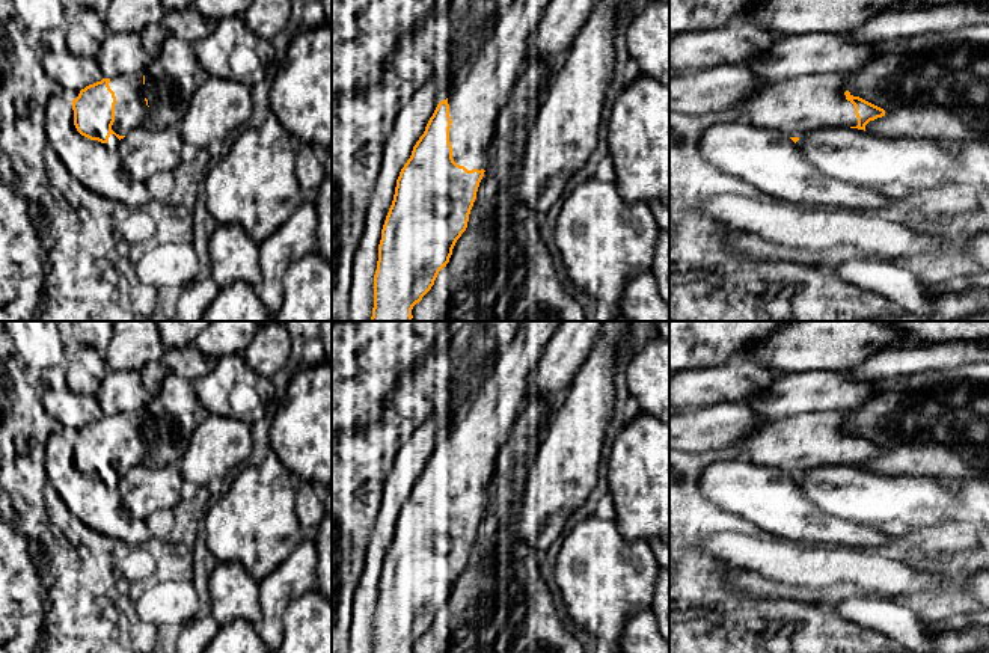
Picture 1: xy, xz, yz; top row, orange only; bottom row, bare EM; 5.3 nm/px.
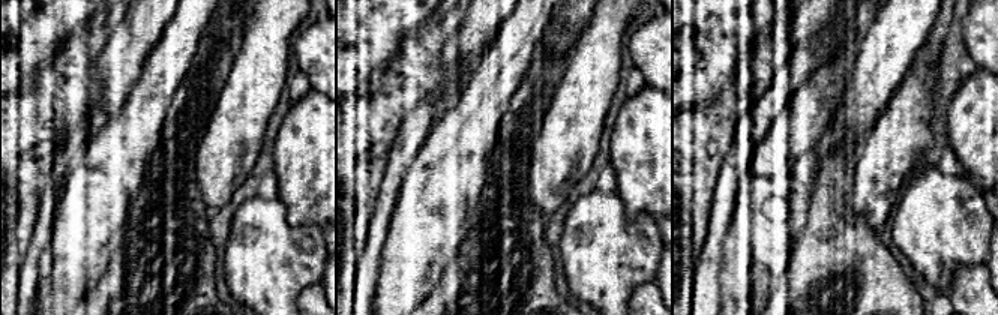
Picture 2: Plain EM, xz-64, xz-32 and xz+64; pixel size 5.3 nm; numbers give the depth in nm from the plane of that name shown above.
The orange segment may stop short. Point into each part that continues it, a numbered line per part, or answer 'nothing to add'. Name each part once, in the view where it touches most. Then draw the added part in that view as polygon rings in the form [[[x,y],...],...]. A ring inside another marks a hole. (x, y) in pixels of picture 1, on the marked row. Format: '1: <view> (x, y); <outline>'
1: xz (477, 97); [[[514,0],[507,11],[498,14],[490,39],[481,47],[452,86],[448,98],[452,121],[449,142],[454,161],[467,170],[481,170],[485,167],[485,152],[493,140],[498,115],[507,104],[511,89],[523,71],[528,39],[541,20],[549,2],[550,0]]]

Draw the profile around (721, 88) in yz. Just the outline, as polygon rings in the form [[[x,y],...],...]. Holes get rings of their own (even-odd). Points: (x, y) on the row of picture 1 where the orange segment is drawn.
[[[746,65],[674,71],[669,75],[669,110],[684,115],[740,110],[766,84]]]

